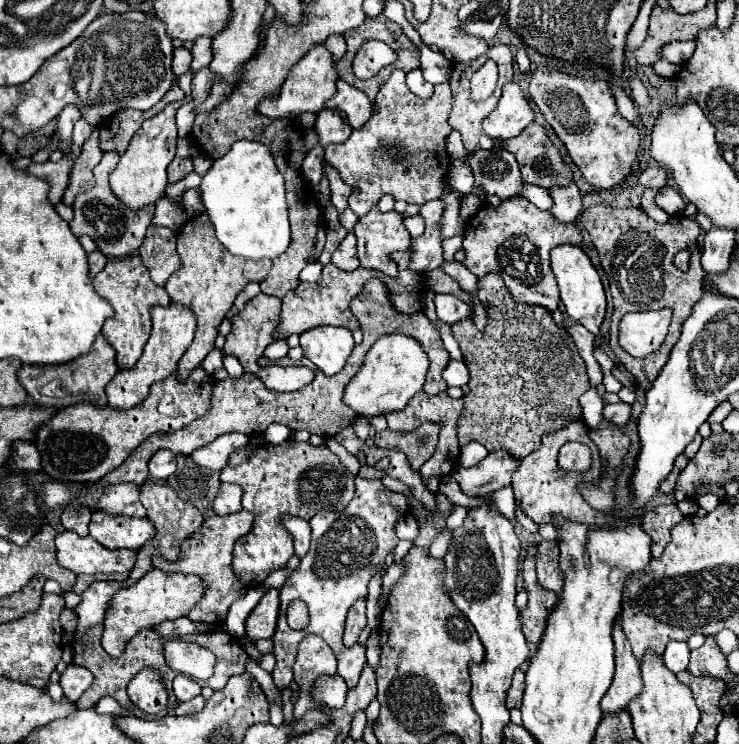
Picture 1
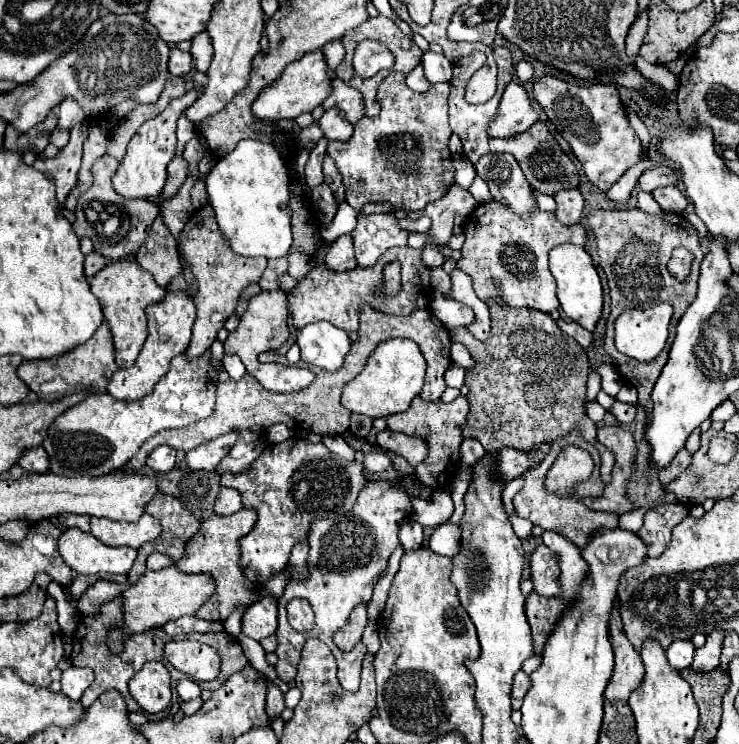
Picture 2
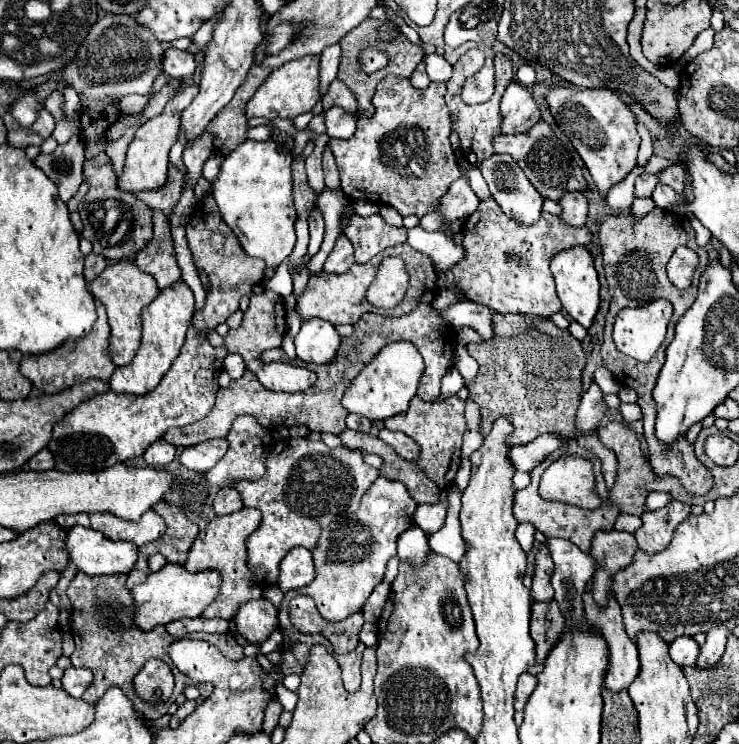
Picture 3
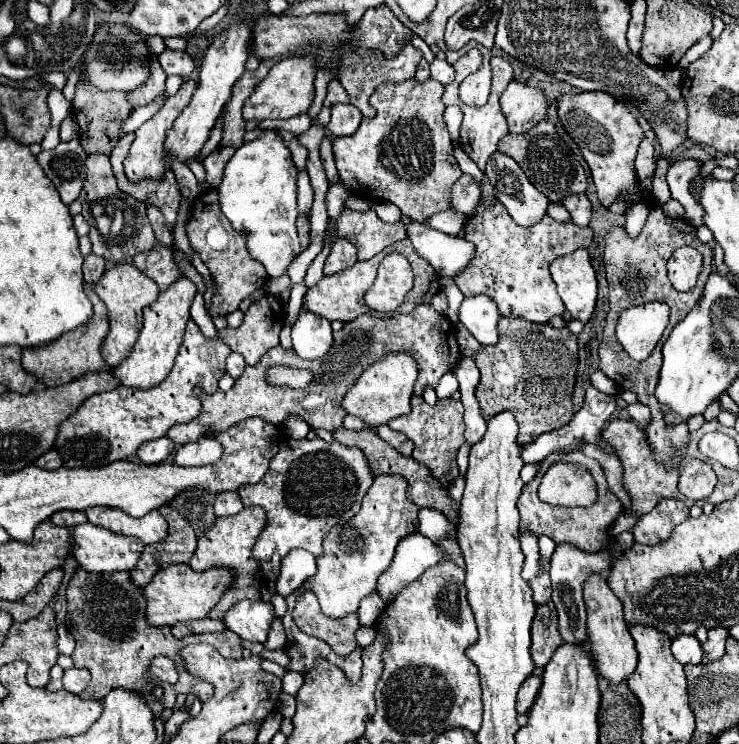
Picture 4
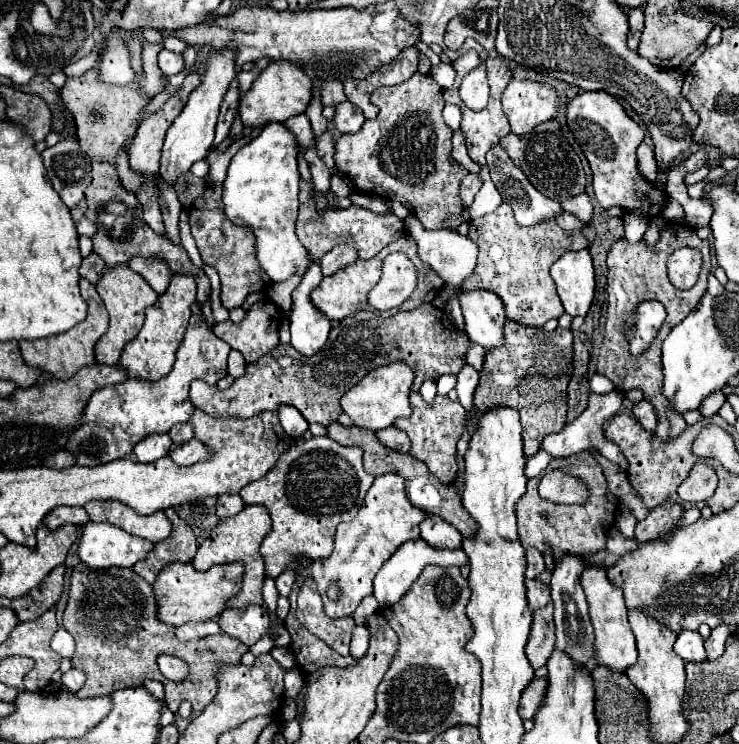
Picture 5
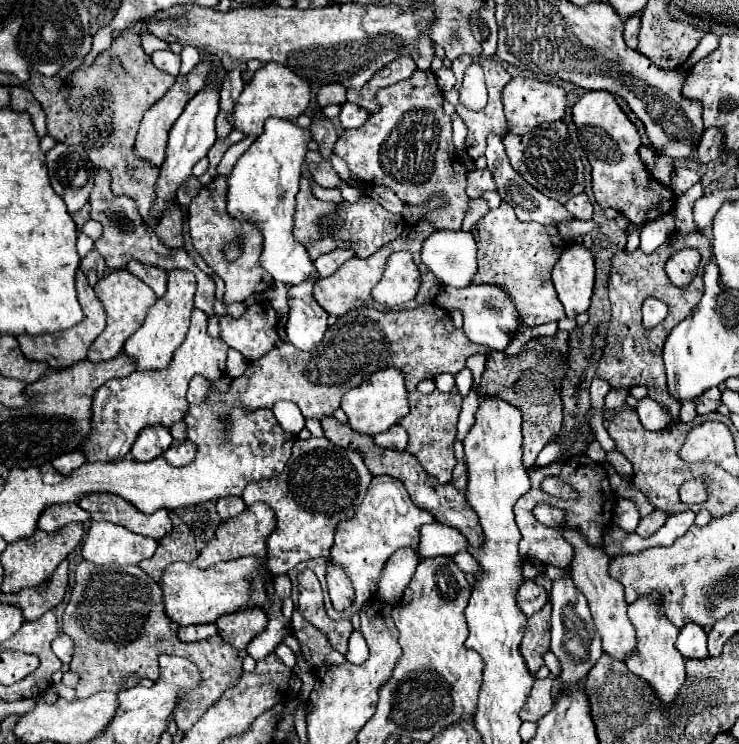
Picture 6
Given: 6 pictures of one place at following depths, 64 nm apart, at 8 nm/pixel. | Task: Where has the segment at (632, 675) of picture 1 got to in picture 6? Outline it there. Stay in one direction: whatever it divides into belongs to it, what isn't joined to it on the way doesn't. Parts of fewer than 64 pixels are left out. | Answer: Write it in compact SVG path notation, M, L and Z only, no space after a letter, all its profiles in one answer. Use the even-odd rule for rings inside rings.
M566 532L564 536L574 546L574 560L570 564L572 580L584 592L584 596L588 600L594 626L596 626L596 630L600 632L600 638L602 638L602 648L614 660L624 662L636 648L636 632L634 632L632 622L626 616L626 606L628 604L624 600L624 586L608 576L608 562L610 560L608 560L608 556L604 554L602 548L588 546L580 532Z

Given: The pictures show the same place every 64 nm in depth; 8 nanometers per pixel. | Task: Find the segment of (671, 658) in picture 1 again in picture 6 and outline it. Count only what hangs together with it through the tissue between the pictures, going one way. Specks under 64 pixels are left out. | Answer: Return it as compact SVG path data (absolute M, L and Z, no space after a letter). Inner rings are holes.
M692 622L684 624L684 628L680 630L680 636L676 640L676 648L678 652L690 660L690 658L706 658L708 650L706 650L706 632L702 630L702 626L696 626Z

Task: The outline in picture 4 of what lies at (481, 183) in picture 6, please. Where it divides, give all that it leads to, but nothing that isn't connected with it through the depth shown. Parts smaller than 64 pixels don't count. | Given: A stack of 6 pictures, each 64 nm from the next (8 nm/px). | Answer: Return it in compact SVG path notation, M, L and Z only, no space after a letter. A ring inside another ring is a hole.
M462 174L462 178L452 186L452 210L460 212L464 216L470 216L474 212L474 208L480 202L480 190L476 186L476 182L472 180L472 176Z

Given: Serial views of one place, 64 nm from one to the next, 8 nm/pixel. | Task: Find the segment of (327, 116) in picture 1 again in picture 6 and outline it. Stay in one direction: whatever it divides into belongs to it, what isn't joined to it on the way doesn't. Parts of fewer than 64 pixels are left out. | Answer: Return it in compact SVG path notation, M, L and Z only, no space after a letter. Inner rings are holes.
M346 102L346 104L342 104L342 110L340 110L338 118L340 118L340 126L344 130L356 130L356 128L360 128L366 122L368 114L366 114L364 108Z

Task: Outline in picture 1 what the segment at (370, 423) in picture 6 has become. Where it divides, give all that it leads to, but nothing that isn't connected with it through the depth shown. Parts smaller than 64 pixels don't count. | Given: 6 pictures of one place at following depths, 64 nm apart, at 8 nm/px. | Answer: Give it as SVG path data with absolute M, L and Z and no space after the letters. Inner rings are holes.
M406 334L382 336L366 354L358 376L346 386L344 402L366 418L380 416L392 410L402 410L412 400L412 396L422 390L426 372L428 356L412 336Z

